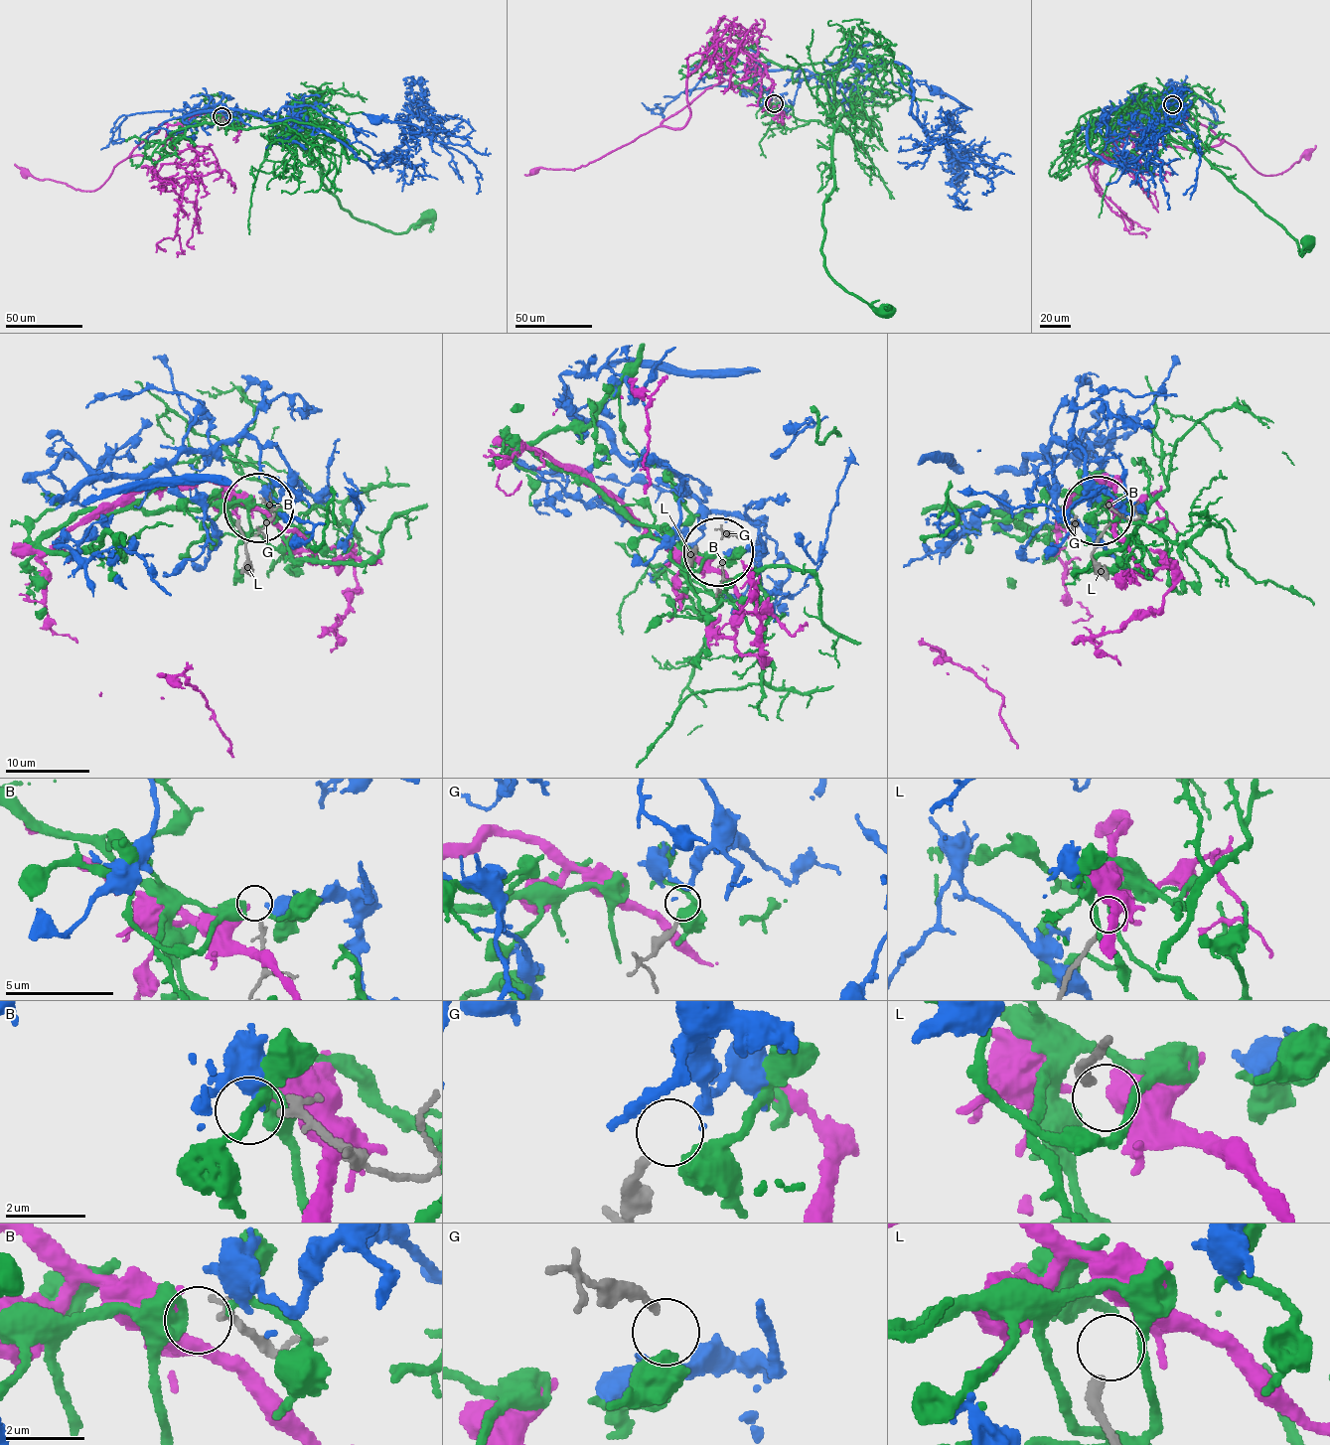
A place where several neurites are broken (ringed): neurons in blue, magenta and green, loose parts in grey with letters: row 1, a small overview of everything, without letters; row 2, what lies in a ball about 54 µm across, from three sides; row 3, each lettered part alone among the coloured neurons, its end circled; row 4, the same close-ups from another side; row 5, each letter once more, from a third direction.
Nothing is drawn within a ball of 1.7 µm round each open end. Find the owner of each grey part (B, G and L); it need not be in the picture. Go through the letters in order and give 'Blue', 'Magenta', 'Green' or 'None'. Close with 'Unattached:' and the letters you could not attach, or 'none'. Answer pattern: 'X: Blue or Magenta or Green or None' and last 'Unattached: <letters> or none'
B: None
G: Blue
L: None
Unattached: B, L

